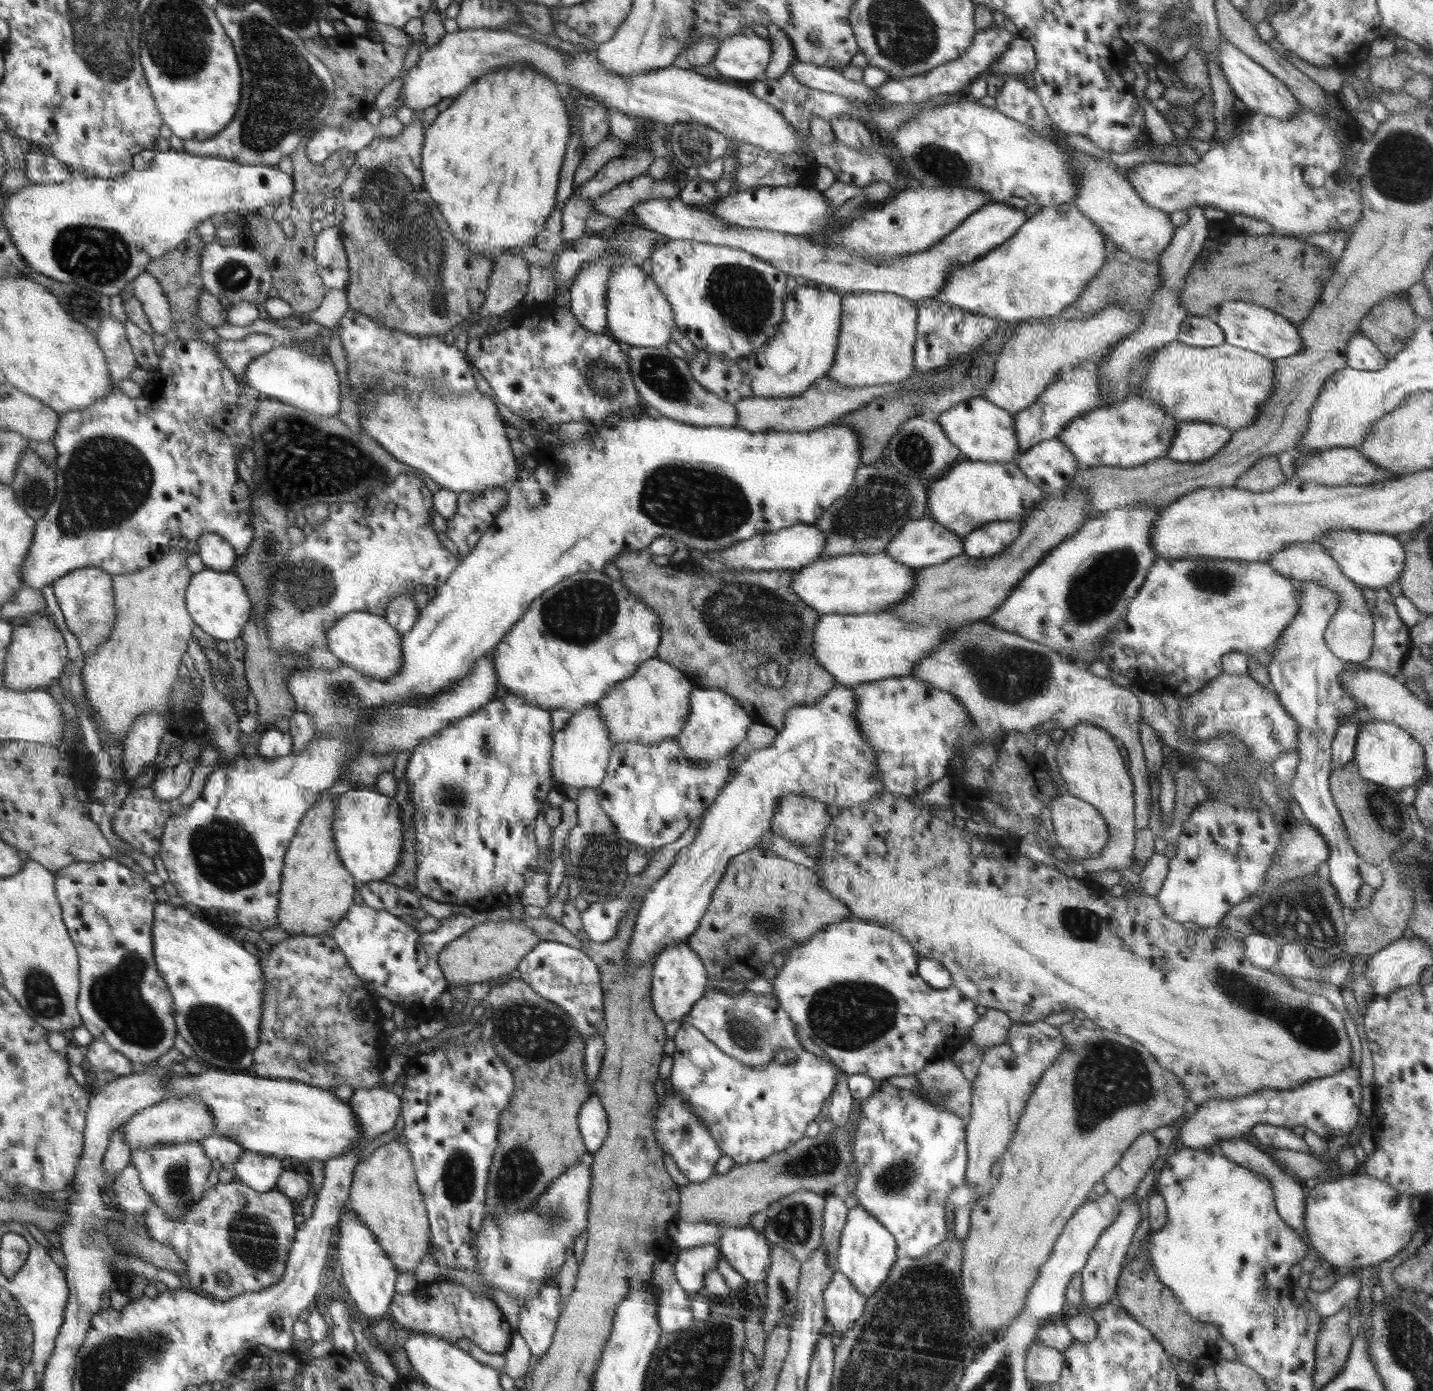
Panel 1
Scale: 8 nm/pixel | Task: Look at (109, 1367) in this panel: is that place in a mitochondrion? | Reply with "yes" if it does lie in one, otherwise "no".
yes

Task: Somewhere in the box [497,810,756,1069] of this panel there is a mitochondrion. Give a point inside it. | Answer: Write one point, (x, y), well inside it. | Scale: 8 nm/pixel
(600, 866)

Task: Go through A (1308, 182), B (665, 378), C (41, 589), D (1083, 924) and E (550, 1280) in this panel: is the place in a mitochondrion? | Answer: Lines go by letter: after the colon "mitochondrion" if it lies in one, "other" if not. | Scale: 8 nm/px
A: other
B: mitochondrion
C: other
D: mitochondrion
E: other

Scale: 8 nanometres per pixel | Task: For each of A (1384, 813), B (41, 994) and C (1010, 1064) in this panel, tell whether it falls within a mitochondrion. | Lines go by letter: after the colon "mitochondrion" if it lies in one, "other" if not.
A: mitochondrion
B: mitochondrion
C: other

